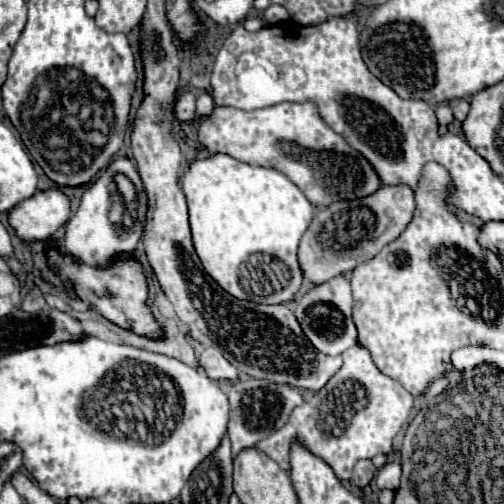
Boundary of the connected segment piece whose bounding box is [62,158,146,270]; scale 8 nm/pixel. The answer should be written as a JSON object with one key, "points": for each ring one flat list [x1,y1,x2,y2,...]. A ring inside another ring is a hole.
{"points":[[118,158,114,160,106,170,102,170,102,174,98,176,96,182,92,182,86,190,84,190,84,196,82,196,82,202,80,202,80,208,78,212,66,222,66,234,64,234,64,252,70,254,76,262,80,264,86,264,86,266,94,266,94,268,100,268,100,270,108,270,112,268,112,260,116,254,132,254,140,240,142,240,142,228,144,228,144,220,146,220,146,192,144,192,144,186,142,186,142,180,134,168,134,164,130,164,130,160,126,158],[116,174,124,174,126,178,130,178,130,182,134,184,136,188,136,194,138,194,138,224,132,226,132,232,124,232,120,224,114,224,112,222,112,204,114,204,114,176]]}

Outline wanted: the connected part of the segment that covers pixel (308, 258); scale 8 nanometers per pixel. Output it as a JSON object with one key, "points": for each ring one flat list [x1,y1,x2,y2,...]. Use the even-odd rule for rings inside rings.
{"points":[[406,184,382,186,382,190,378,190,378,194,372,194,370,198,362,198,362,200,354,200,354,202,334,202,334,206,328,206,314,216,310,230,306,230,306,234,302,236,300,250,298,250,298,260,302,262,302,272,306,274,306,278,310,282,326,282,338,274,346,274,346,272,354,270,360,262,374,258,386,244,390,244,394,238,398,238,406,230,406,226,410,224,410,220,414,216,414,208,416,208,414,192]]}

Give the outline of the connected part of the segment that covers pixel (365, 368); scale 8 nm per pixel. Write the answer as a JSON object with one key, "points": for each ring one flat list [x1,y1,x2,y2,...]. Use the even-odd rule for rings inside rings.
{"points":[[356,344,346,350,342,358,344,364,338,374,334,374,332,380,302,406,294,408,282,430,276,430,268,438,256,442,252,448,270,456,282,470,290,472,290,448,296,440,314,456,322,458,334,470,338,480,350,480,352,466,358,460,372,458,376,454,388,454,392,450,392,438,398,434,410,414,414,396,406,392,396,380,384,376,374,366,366,348],[342,416,352,416,348,422,344,422,344,428,338,426,338,418,342,420]]}

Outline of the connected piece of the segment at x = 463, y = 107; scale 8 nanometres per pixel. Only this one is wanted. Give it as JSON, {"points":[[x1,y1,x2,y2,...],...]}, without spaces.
{"points":[[456,100,456,102,452,104,454,118,456,118,458,122,464,122,464,120,466,120,466,116,468,116,468,108,470,108,468,100]]}

